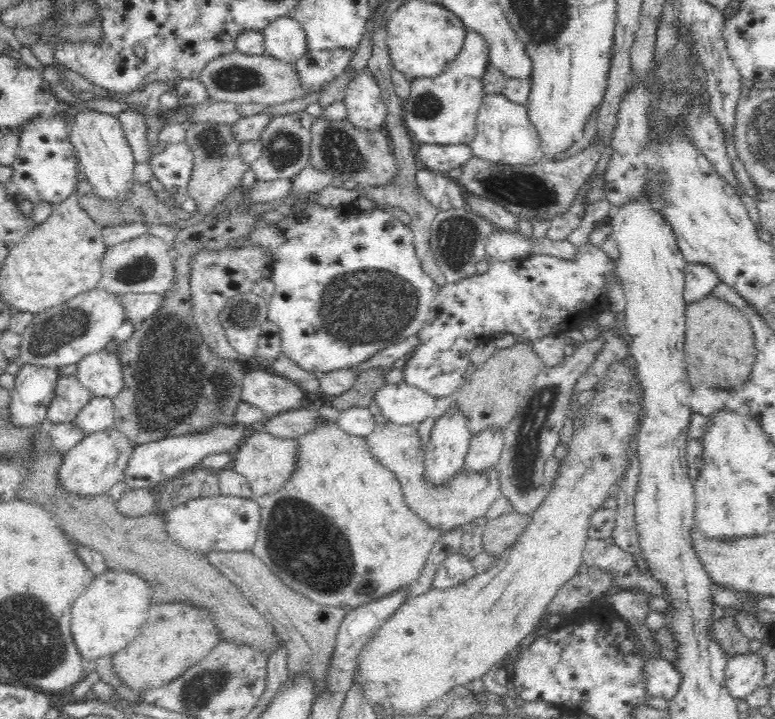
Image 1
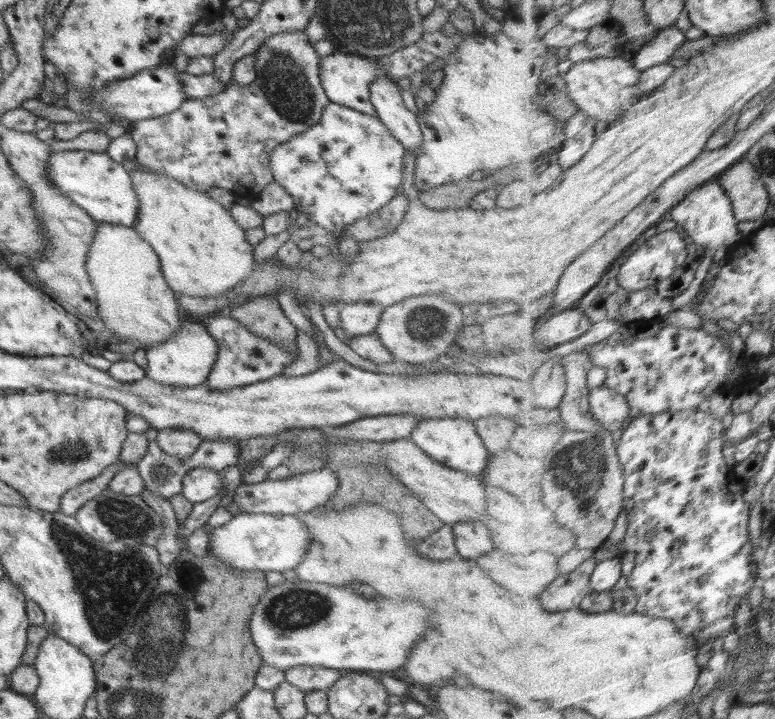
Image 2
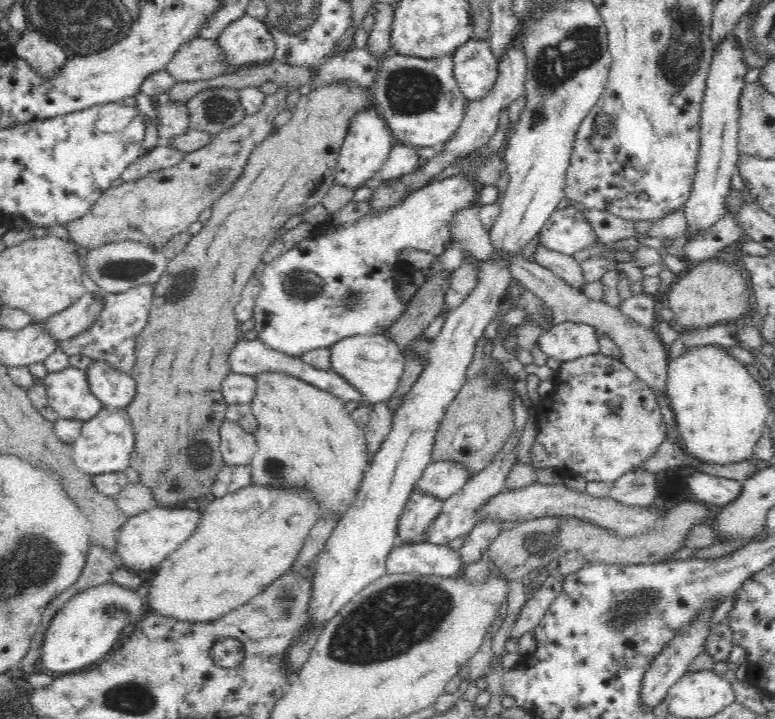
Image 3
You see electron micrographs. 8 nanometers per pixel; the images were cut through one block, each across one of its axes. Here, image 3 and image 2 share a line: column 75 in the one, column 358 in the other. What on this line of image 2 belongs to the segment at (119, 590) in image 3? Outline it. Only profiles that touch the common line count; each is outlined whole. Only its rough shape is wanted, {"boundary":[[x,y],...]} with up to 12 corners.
{"boundary":[[284,580],[249,632],[263,663],[385,674],[429,616]]}

